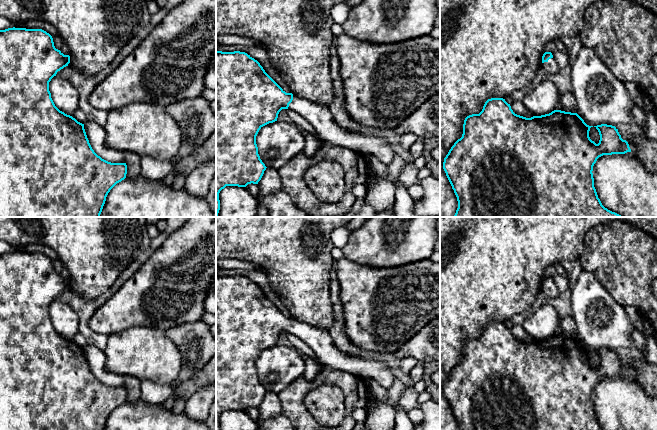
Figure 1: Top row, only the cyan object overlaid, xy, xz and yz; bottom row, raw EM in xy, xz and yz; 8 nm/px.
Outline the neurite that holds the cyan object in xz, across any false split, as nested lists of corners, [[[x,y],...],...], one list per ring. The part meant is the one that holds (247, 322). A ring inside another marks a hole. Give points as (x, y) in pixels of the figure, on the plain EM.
[[[216,275],[216,430],[220,430],[219,417],[226,410],[246,411],[251,407],[258,408],[261,404],[267,391],[258,378],[256,360],[263,350],[277,345],[278,338],[282,333],[293,334],[304,341],[312,349],[319,363],[325,367],[375,380],[386,389],[394,383],[395,376],[384,362],[359,358],[341,352],[327,330],[312,327],[292,317],[286,317],[265,296],[260,287],[247,277]]]

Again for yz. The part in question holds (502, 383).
[[[503,322],[488,323],[479,338],[465,342],[462,361],[454,367],[444,382],[443,393],[457,421],[458,430],[603,430],[594,411],[593,390],[603,379],[625,378],[631,376],[631,373],[628,366],[621,362],[618,353],[607,348],[594,350],[600,359],[599,367],[596,368],[589,361],[591,351],[593,350],[587,349],[577,337],[554,334],[549,338],[526,342],[515,338]]]

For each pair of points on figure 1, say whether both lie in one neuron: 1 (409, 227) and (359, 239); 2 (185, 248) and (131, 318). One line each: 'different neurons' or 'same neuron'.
1: same neuron
2: same neuron

